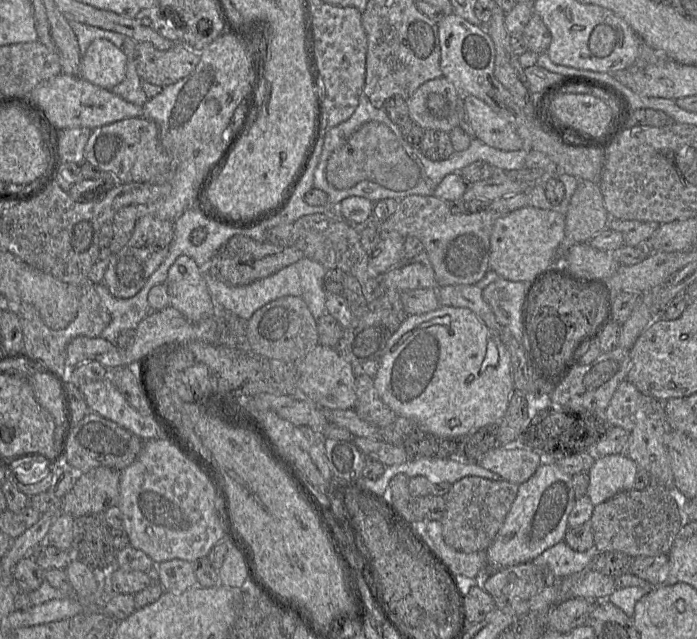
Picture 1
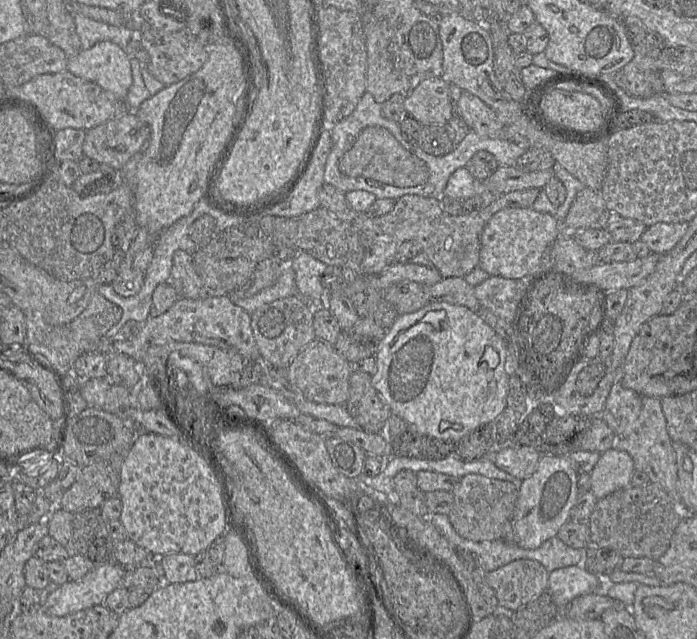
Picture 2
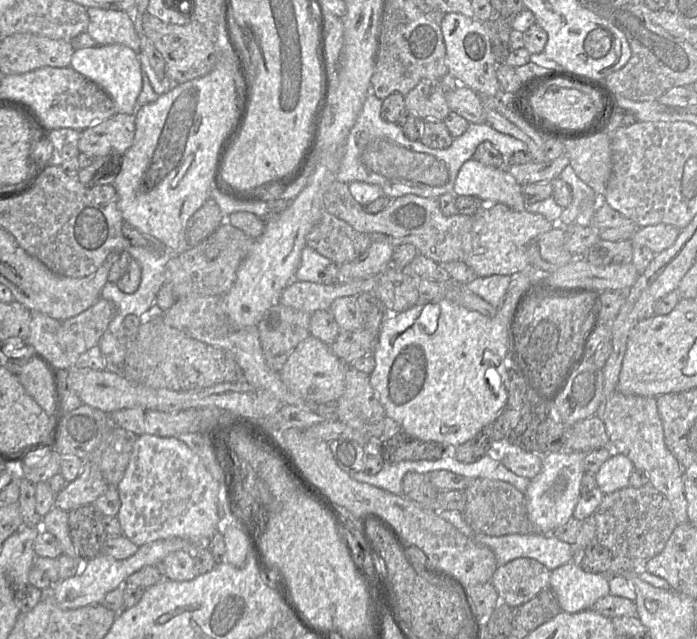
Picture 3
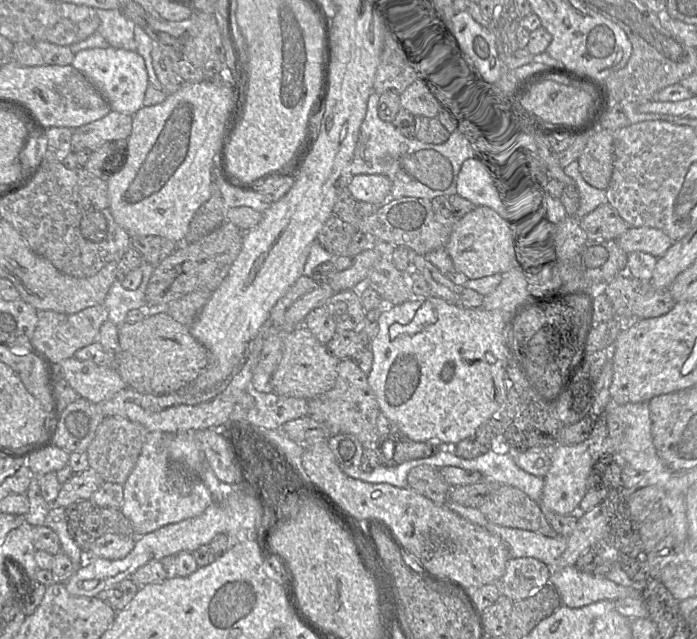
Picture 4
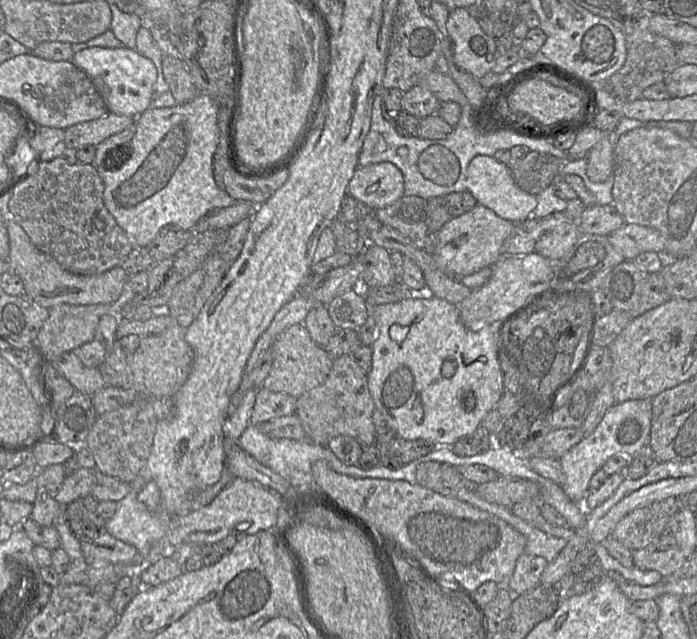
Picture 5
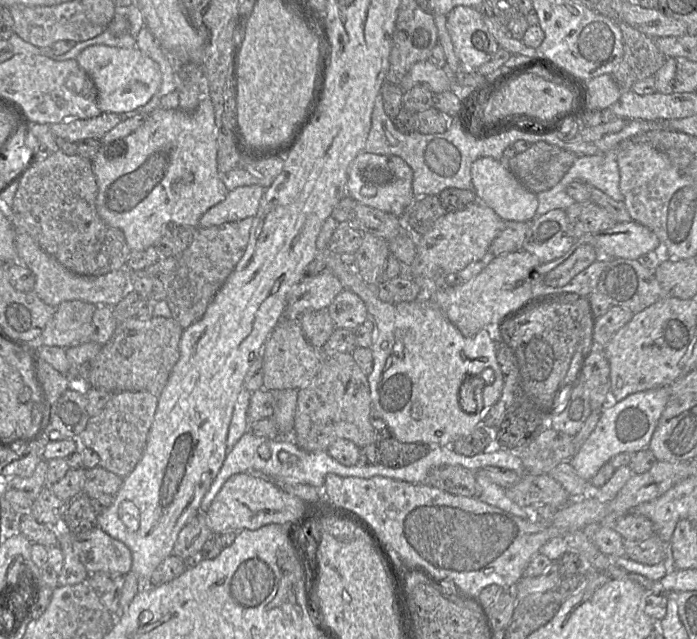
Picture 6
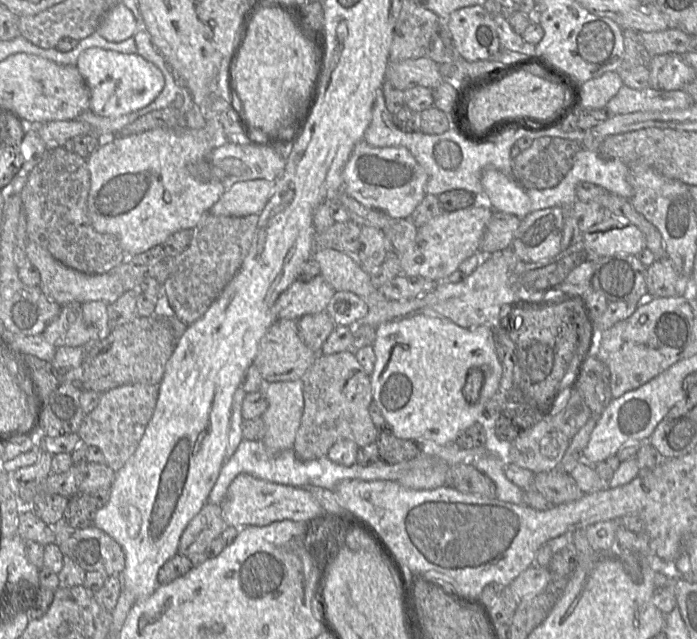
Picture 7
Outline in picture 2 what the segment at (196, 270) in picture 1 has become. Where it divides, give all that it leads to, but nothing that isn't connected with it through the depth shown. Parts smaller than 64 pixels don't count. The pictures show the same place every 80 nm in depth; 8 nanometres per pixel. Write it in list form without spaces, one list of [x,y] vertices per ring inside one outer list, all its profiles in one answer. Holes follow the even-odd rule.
[[[177,250],[172,261],[170,283],[178,297],[189,299],[204,297],[204,286],[195,271],[193,256],[184,250]]]

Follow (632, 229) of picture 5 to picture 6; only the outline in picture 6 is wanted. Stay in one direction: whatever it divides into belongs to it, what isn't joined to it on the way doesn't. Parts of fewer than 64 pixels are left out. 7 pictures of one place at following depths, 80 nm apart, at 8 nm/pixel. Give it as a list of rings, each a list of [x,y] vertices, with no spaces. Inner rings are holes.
[[[635,221],[617,222],[611,228],[592,235],[612,258],[637,260],[643,254],[662,249],[657,235]]]

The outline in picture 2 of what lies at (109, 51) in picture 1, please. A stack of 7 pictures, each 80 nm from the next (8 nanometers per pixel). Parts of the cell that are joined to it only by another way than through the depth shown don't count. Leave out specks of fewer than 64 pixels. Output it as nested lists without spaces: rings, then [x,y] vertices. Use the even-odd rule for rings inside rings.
[[[100,41],[68,59],[67,70],[124,100],[132,84],[130,57],[111,41]]]

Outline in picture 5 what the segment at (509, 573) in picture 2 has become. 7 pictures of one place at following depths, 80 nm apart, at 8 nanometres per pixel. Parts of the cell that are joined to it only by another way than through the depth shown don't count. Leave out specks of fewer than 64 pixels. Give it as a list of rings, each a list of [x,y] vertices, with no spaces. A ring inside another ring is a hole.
[[[522,553],[518,557],[514,571],[505,585],[515,596],[534,589],[540,584],[540,577],[548,563],[541,556]]]

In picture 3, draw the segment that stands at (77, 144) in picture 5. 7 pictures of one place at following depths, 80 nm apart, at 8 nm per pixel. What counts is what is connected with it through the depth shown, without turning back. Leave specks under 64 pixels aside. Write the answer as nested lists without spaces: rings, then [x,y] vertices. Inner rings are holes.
[[[116,113],[81,132],[79,151],[92,157],[123,156],[135,136],[135,115]]]

